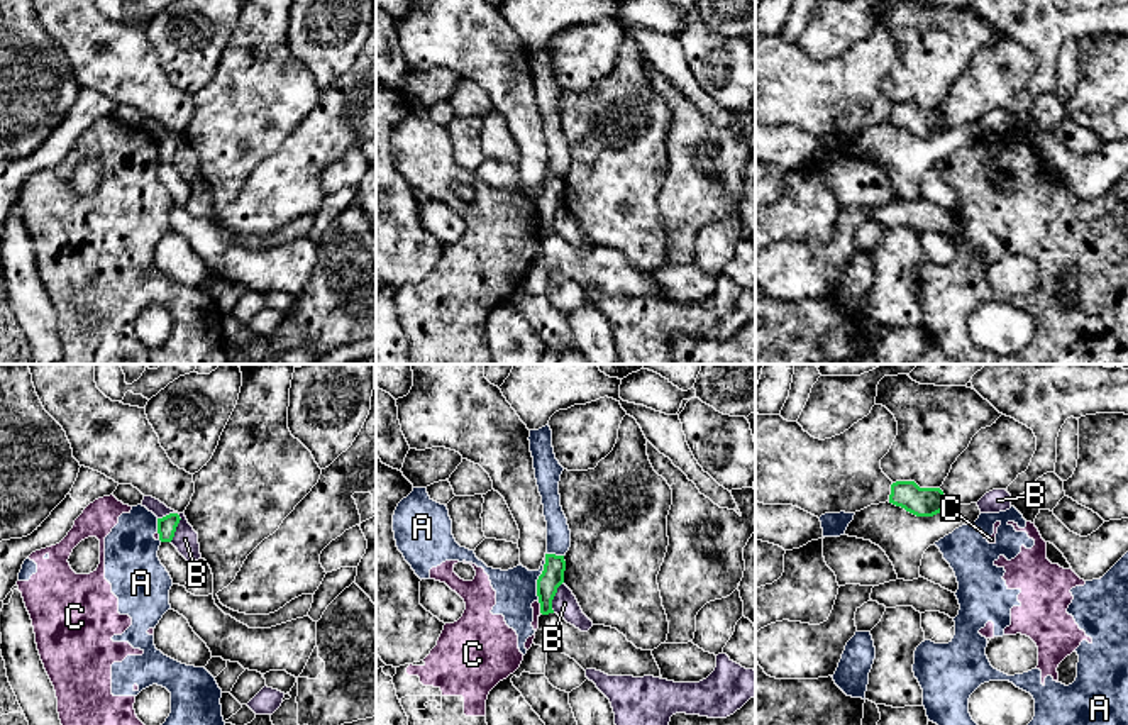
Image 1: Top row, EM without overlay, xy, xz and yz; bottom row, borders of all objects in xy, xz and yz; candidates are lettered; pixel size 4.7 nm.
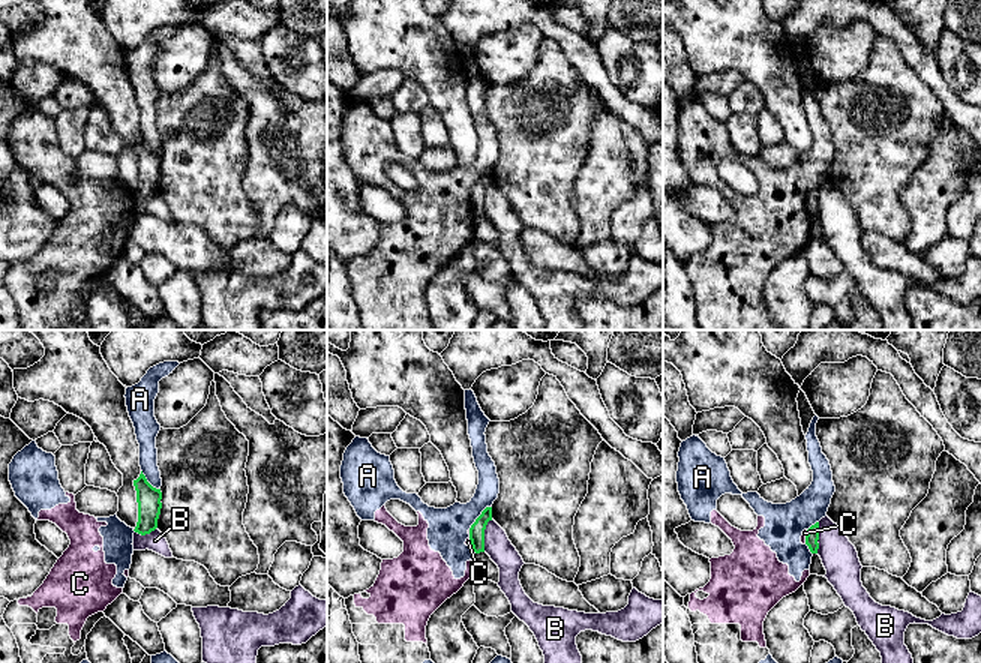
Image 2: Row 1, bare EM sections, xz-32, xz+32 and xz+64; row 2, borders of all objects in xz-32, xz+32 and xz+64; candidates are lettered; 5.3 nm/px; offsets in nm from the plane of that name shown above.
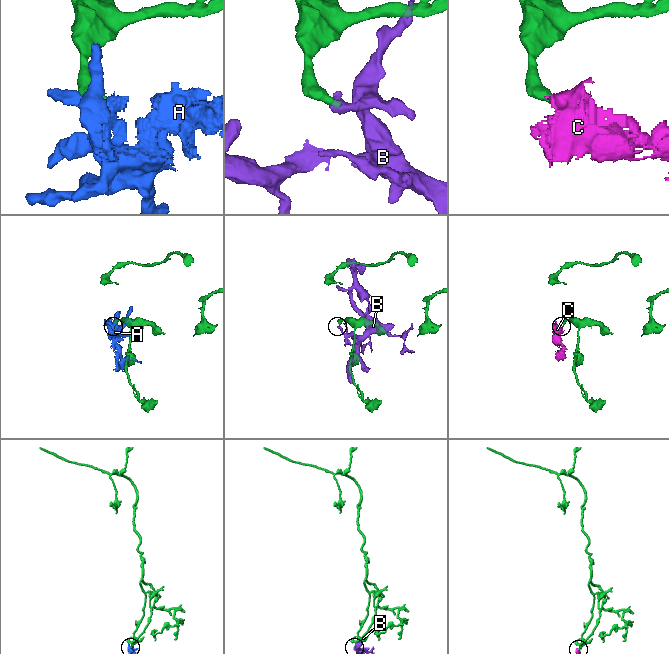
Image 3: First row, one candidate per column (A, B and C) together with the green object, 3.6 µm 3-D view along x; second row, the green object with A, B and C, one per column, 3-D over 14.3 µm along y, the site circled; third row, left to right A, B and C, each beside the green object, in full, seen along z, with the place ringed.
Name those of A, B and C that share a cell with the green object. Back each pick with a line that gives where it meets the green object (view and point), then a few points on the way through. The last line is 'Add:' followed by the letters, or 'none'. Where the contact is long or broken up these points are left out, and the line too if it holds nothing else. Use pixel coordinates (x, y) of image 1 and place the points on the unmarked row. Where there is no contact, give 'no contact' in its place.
Add: none

